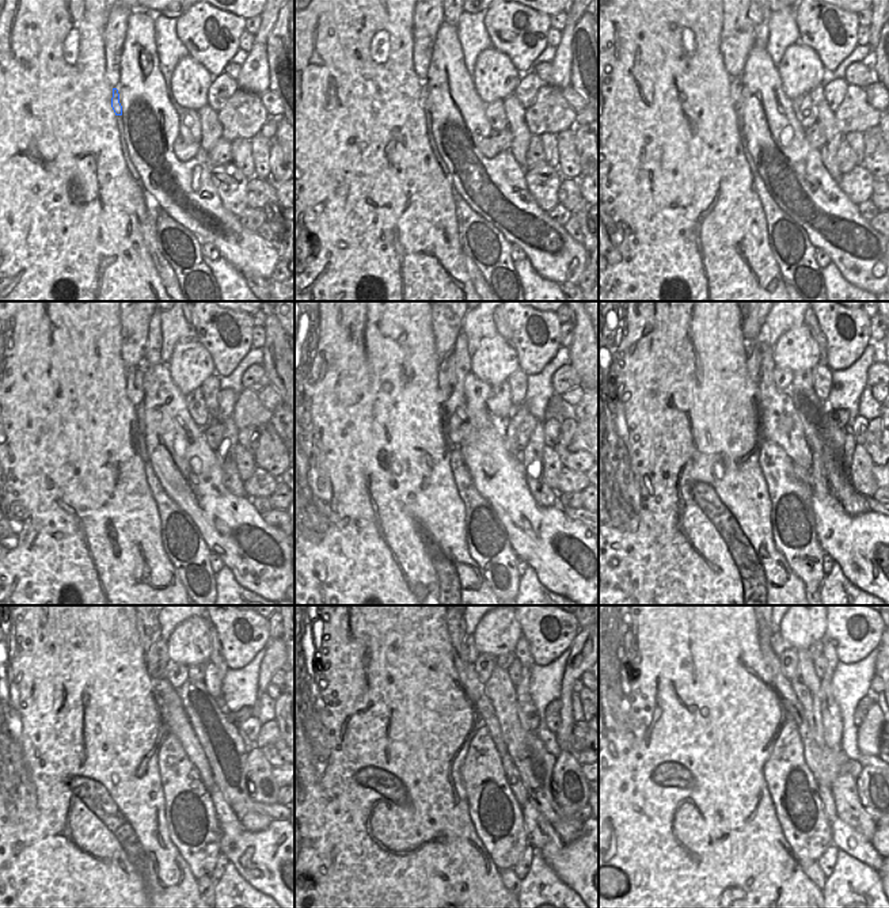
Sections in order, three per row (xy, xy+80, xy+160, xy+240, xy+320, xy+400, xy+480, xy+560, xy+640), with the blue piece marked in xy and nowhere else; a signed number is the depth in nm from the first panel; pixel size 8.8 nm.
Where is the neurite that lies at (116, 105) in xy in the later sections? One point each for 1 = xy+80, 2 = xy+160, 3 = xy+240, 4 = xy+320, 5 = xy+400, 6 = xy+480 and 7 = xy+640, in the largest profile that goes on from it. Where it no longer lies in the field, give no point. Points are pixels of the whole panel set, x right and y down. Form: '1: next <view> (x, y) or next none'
1: next xy+80 (424, 102)
2: next xy+160 (736, 86)
3: next xy+240 (135, 388)
4: next xy+320 (445, 367)
5: next xy+400 (756, 350)
6: next xy+480 (156, 657)
7: next xy+640 (778, 644)

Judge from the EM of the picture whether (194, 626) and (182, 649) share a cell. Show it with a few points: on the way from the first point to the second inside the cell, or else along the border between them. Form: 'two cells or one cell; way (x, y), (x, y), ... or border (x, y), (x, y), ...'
one cell; way (194, 631), (187, 644)

